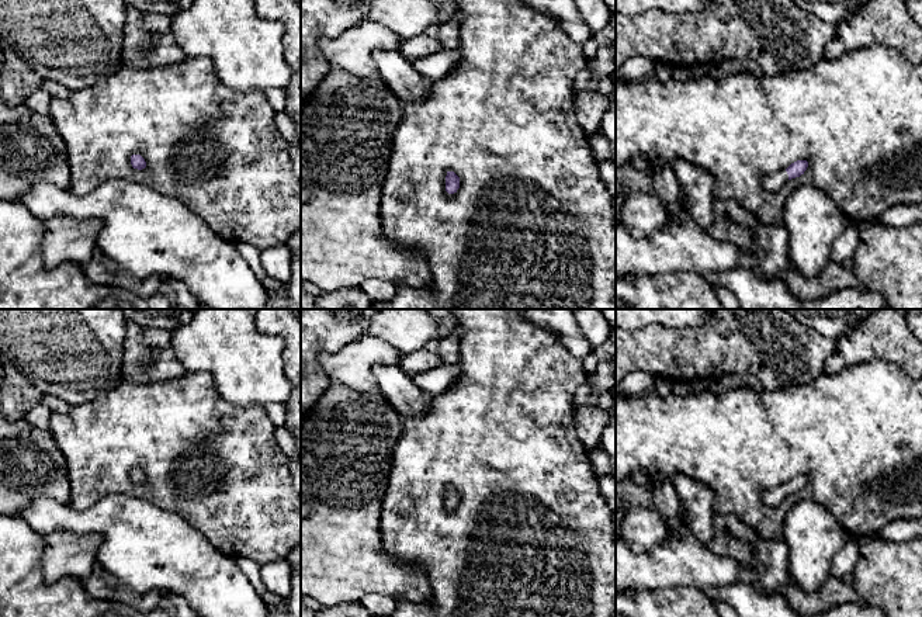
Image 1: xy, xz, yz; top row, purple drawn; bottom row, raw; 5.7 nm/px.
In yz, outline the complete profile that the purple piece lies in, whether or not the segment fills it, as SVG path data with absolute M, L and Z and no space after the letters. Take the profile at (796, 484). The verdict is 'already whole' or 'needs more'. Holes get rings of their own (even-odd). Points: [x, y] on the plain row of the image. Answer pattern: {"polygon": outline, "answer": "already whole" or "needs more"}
{"polygon": "M797 475L791 478L787 483L780 485L774 489L767 491L762 500L766 506L777 506L787 495L800 492L808 482L807 475Z", "answer": "needs more"}

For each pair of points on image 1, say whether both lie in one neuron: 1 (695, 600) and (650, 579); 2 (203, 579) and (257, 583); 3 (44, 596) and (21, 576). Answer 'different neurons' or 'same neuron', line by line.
1: different neurons
2: different neurons
3: same neuron

